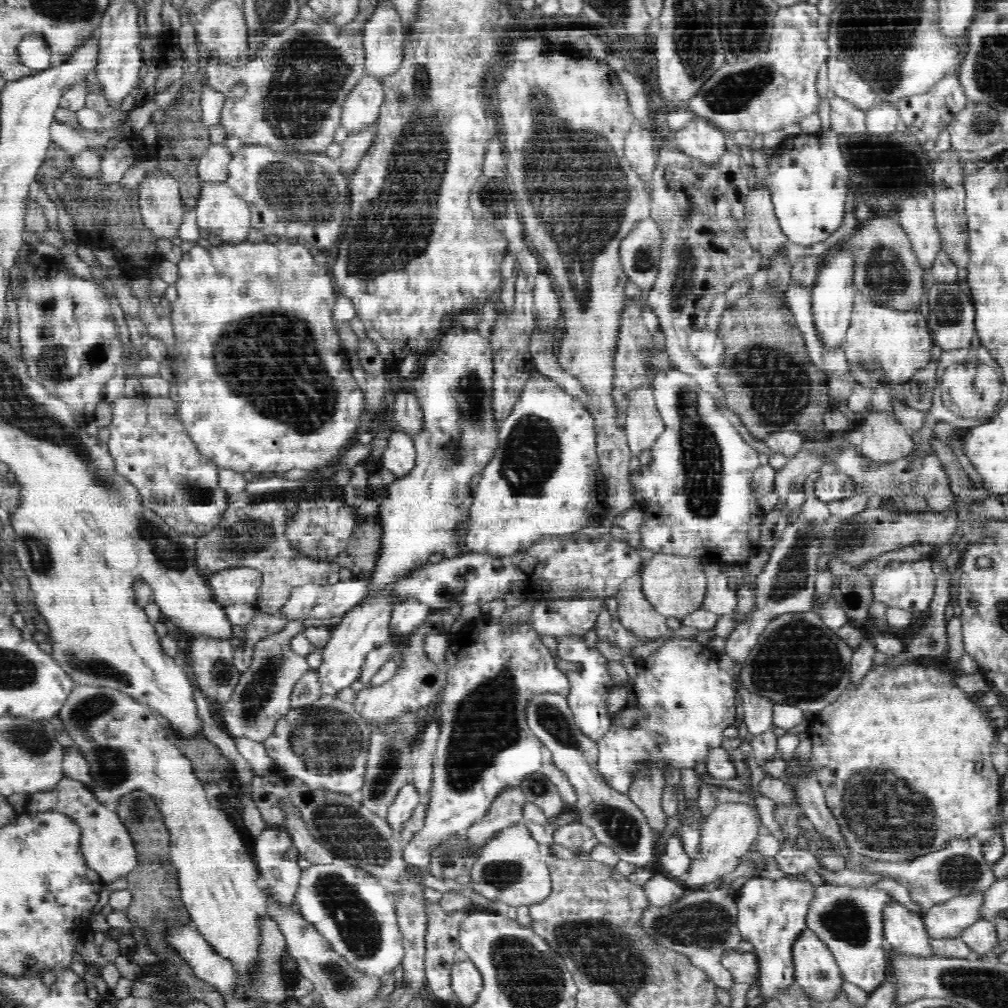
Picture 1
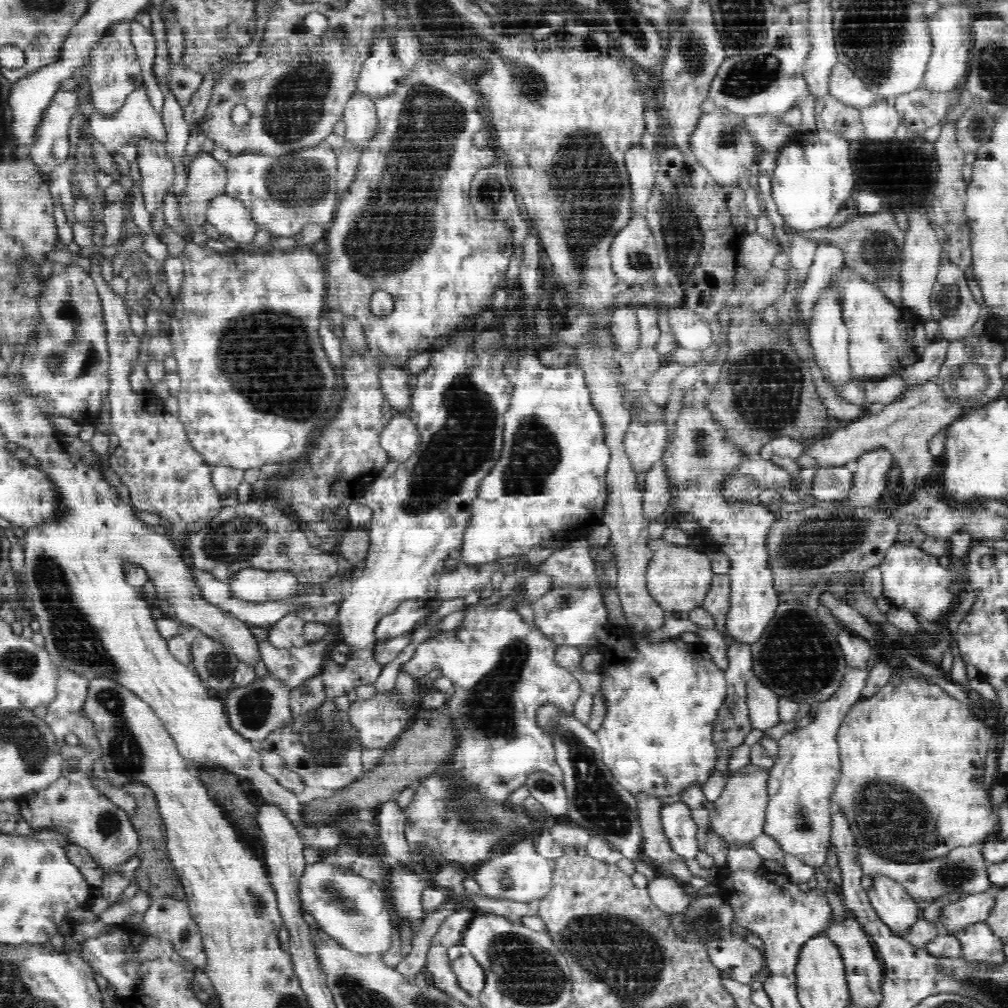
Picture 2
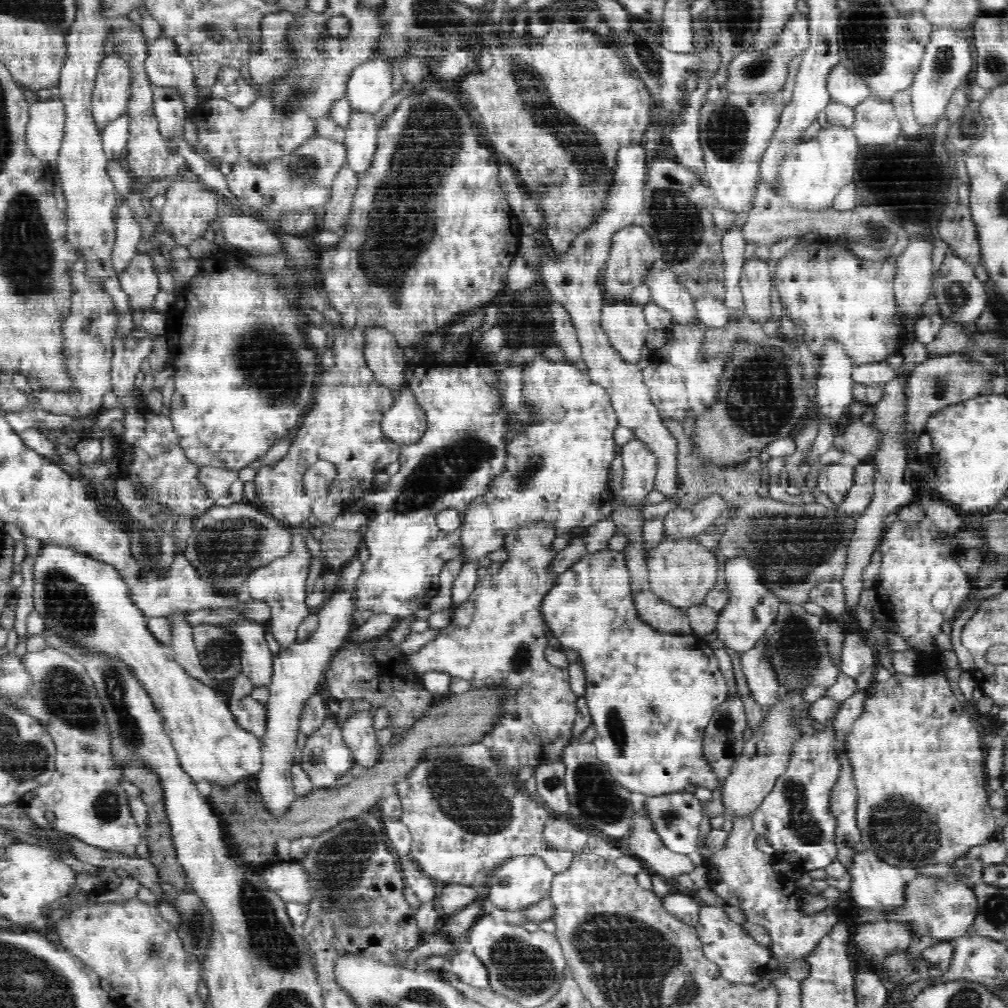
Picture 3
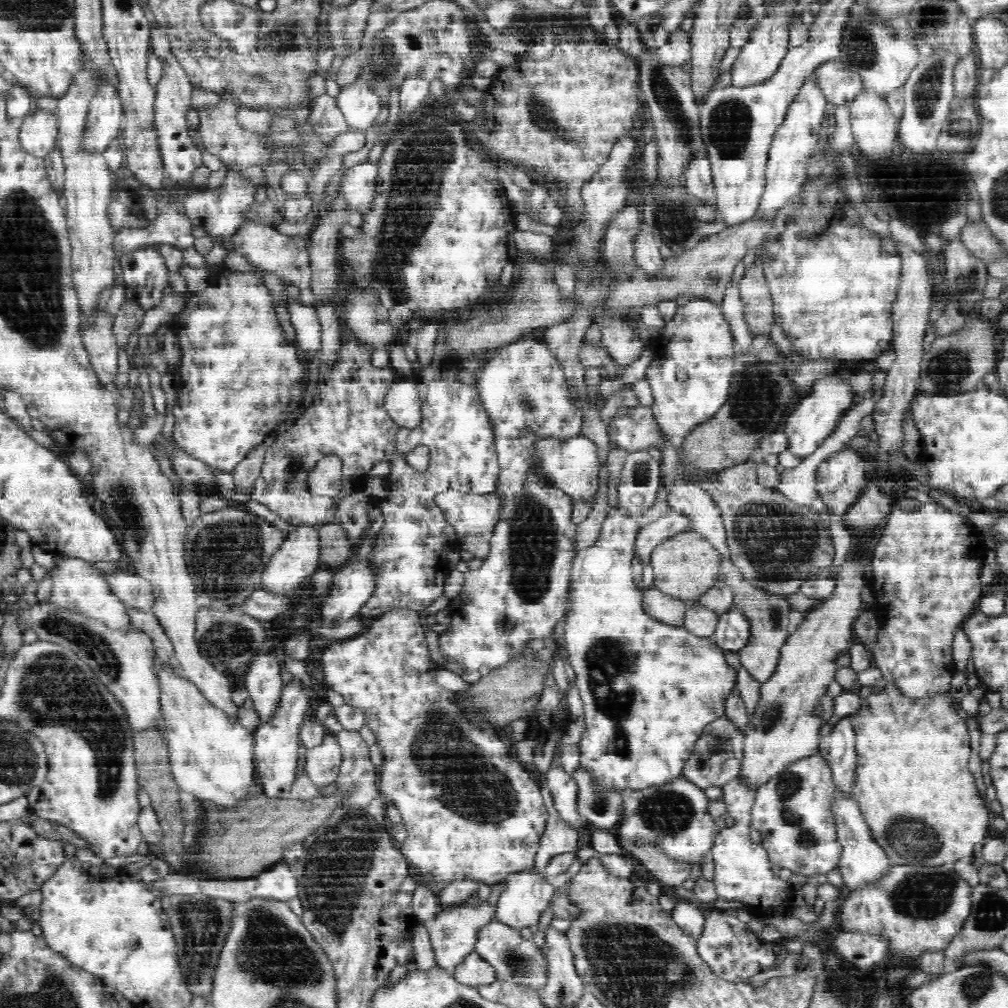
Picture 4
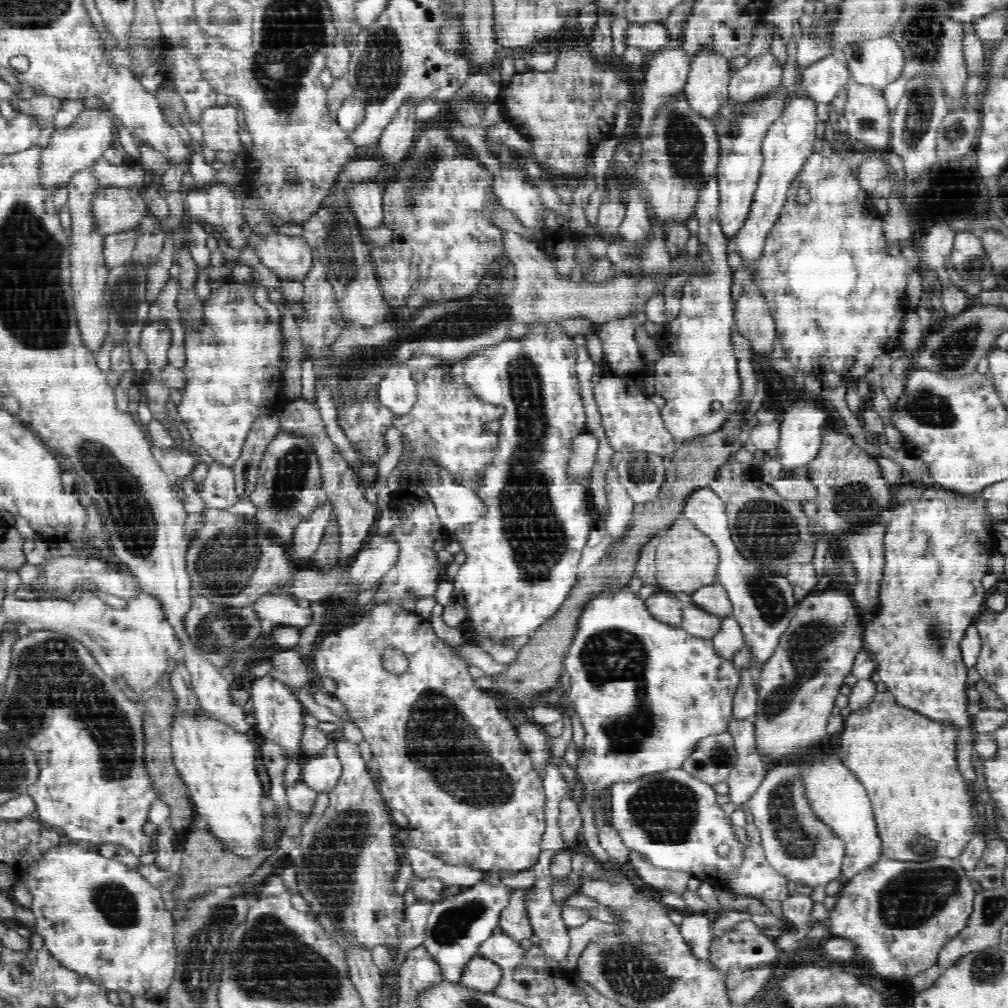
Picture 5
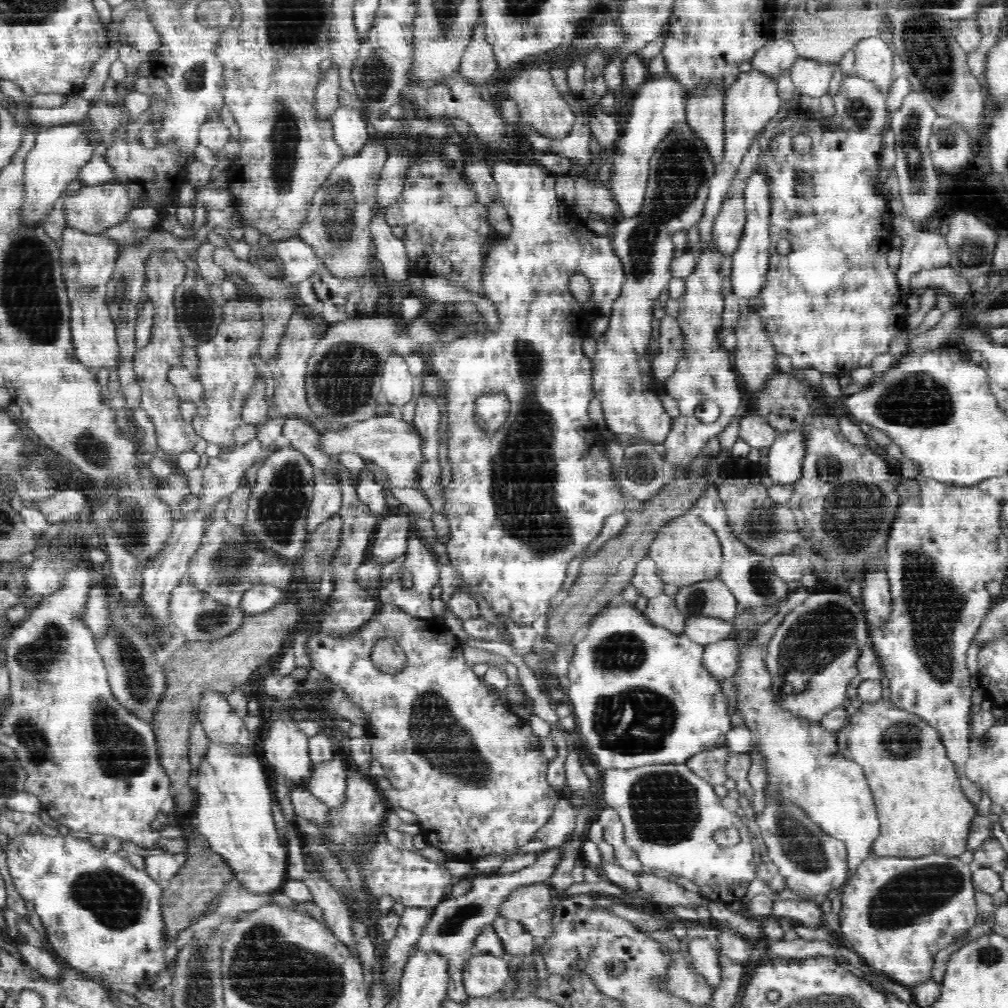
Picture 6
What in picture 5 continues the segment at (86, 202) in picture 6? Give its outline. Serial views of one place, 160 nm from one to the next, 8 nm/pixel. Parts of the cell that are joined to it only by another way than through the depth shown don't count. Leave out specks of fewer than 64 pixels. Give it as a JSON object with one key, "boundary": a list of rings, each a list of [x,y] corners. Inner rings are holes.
{"boundary":[[[98,187],[90,196],[90,215],[94,231],[104,236],[134,229],[147,212],[137,187]]]}

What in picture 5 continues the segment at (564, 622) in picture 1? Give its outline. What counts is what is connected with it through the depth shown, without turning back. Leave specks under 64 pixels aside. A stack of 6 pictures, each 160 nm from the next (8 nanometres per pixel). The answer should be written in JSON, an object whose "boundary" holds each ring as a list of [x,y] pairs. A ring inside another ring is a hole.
{"boundary":[[[608,466],[606,470],[606,493],[610,505],[609,517],[606,520],[606,529],[609,537],[616,540],[628,527],[633,508],[636,506],[634,500],[628,495],[627,489],[619,480],[619,470],[616,466]],[[628,586],[622,591],[612,591],[611,593],[600,595],[599,598],[592,600],[588,605],[586,612],[580,617],[579,634],[576,636],[574,642],[569,646],[563,658],[563,670],[570,676],[568,705],[576,712],[576,716],[580,718],[580,722],[585,731],[585,744],[583,755],[579,759],[578,773],[582,777],[585,793],[587,799],[585,803],[581,804],[581,817],[583,818],[583,835],[586,839],[589,853],[598,864],[605,868],[613,868],[620,872],[618,867],[612,860],[612,857],[604,850],[597,837],[598,827],[593,820],[593,813],[591,810],[591,802],[595,794],[600,797],[600,791],[608,788],[613,781],[616,780],[632,780],[638,779],[640,776],[646,774],[654,774],[663,772],[672,768],[681,768],[683,762],[696,750],[696,746],[704,739],[712,735],[719,735],[729,732],[731,722],[733,719],[733,698],[740,683],[740,673],[734,669],[732,662],[724,662],[718,658],[718,655],[712,650],[711,640],[703,640],[702,638],[694,637],[688,632],[685,632],[680,627],[673,628],[668,624],[663,624],[650,614],[650,611],[645,605],[645,601],[640,599],[638,594],[629,590]]]}

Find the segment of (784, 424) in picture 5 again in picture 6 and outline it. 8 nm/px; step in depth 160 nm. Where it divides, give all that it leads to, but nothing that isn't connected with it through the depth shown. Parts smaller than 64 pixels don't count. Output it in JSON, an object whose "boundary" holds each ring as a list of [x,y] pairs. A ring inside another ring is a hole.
{"boundary":[[[800,431],[788,433],[775,438],[769,446],[767,474],[774,486],[793,486],[800,478],[802,460],[804,458],[804,443],[800,440]]]}

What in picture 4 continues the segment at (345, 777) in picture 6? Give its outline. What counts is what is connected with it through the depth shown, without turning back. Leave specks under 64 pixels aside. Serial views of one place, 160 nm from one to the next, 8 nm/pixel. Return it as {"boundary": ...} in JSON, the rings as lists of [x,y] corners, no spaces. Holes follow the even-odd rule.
{"boundary":[[[291,681],[285,685],[283,688],[283,710],[279,712],[279,715],[276,715],[271,723],[262,723],[253,730],[256,769],[262,782],[262,788],[266,796],[270,798],[290,798],[292,783],[298,776],[296,771],[298,768],[298,748],[300,748],[298,732],[301,724],[312,710],[312,704],[310,704],[305,690],[301,682]],[[328,733],[322,744],[307,749],[304,774],[319,789],[335,782],[339,776],[342,753],[336,737]]]}

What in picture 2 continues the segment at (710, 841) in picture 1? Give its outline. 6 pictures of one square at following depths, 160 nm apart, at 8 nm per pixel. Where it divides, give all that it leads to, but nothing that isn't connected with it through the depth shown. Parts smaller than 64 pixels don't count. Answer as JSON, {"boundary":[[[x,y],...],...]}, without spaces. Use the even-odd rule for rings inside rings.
{"boundary":[[[746,762],[744,767],[736,770],[726,779],[720,796],[715,800],[715,809],[710,812],[711,828],[728,844],[731,842],[750,843],[752,838],[762,834],[765,810],[769,801],[768,783],[772,776],[772,768],[760,768]]]}

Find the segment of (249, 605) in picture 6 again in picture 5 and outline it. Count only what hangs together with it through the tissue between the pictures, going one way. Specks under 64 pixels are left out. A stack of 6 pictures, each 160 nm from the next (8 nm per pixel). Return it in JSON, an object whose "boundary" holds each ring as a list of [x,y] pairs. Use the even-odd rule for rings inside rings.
{"boundary":[[[279,591],[262,592],[252,602],[252,609],[258,617],[261,633],[270,632],[282,626],[308,627],[312,611],[298,604],[298,598]]]}

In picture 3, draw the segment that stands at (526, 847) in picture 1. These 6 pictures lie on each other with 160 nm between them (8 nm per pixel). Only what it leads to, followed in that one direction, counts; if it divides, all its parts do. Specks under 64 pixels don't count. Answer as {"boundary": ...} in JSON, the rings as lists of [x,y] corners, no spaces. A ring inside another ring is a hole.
{"boundary":[[[529,856],[508,860],[500,870],[496,871],[490,884],[490,902],[500,910],[508,912],[522,912],[527,906],[540,902],[550,894],[554,872],[548,869],[540,857]]]}

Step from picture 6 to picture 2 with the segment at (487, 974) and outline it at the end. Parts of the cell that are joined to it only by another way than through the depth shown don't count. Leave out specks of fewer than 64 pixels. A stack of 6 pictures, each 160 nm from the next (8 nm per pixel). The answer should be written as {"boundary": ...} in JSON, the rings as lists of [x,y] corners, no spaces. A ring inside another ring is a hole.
{"boundary":[[[460,944],[460,956],[451,962],[453,972],[462,989],[479,997],[485,988],[486,975],[468,947]]]}

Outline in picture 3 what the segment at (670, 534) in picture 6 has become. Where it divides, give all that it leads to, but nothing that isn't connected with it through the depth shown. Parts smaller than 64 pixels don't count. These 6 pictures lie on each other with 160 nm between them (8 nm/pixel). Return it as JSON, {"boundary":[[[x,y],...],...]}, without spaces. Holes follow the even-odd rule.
{"boundary":[[[692,538],[664,539],[648,552],[647,568],[651,589],[674,606],[689,607],[704,602],[705,596],[716,584],[717,556]]]}

